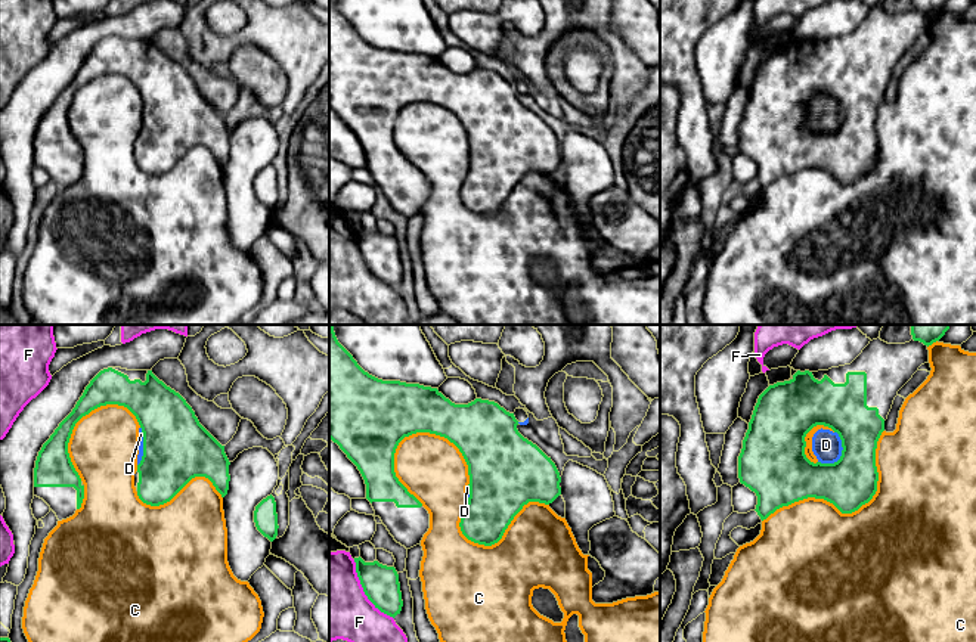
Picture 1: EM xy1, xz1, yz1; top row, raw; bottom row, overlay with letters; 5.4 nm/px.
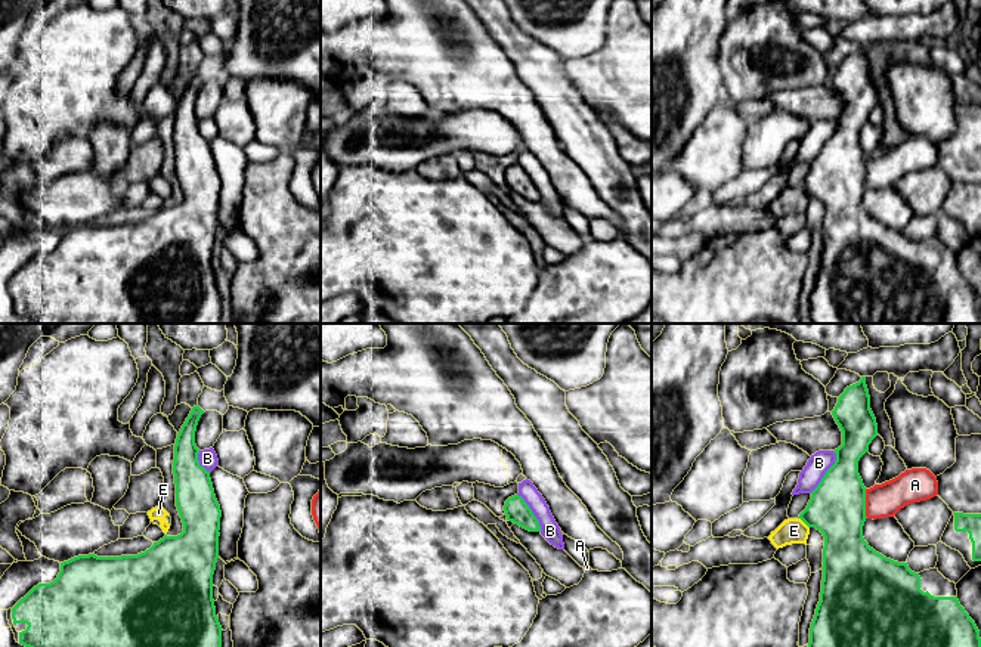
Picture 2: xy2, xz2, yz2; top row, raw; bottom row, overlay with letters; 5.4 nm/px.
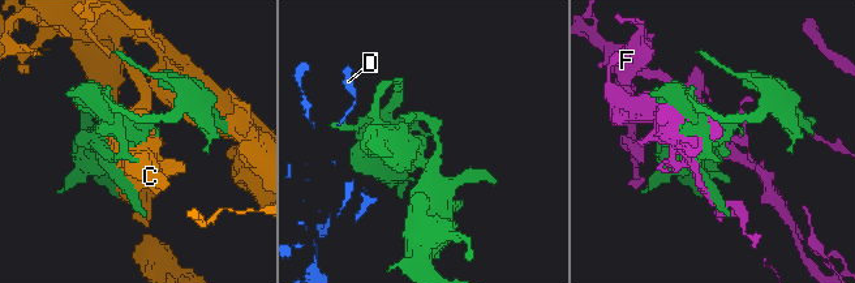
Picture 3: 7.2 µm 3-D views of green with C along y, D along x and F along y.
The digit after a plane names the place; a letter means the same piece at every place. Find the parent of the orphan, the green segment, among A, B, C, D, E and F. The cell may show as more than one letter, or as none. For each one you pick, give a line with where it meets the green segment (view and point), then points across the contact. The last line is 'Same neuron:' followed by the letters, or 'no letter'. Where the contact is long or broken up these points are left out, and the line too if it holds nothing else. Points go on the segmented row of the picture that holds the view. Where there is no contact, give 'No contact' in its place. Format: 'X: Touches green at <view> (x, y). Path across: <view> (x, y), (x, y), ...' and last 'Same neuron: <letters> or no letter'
Same neuron: no letter

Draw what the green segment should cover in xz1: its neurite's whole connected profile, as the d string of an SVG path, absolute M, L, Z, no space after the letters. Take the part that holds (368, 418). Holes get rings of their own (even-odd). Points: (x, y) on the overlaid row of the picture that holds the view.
M329 325L329 438L360 471L366 499L397 543L410 549L421 545L430 528L430 514L408 491L394 472L399 443L416 432L447 438L462 453L470 475L470 497L459 527L478 545L498 543L514 517L529 502L549 505L561 494L555 463L517 429L518 421L495 401L475 398L455 404L437 388L400 381L382 381L365 372L338 342Z

